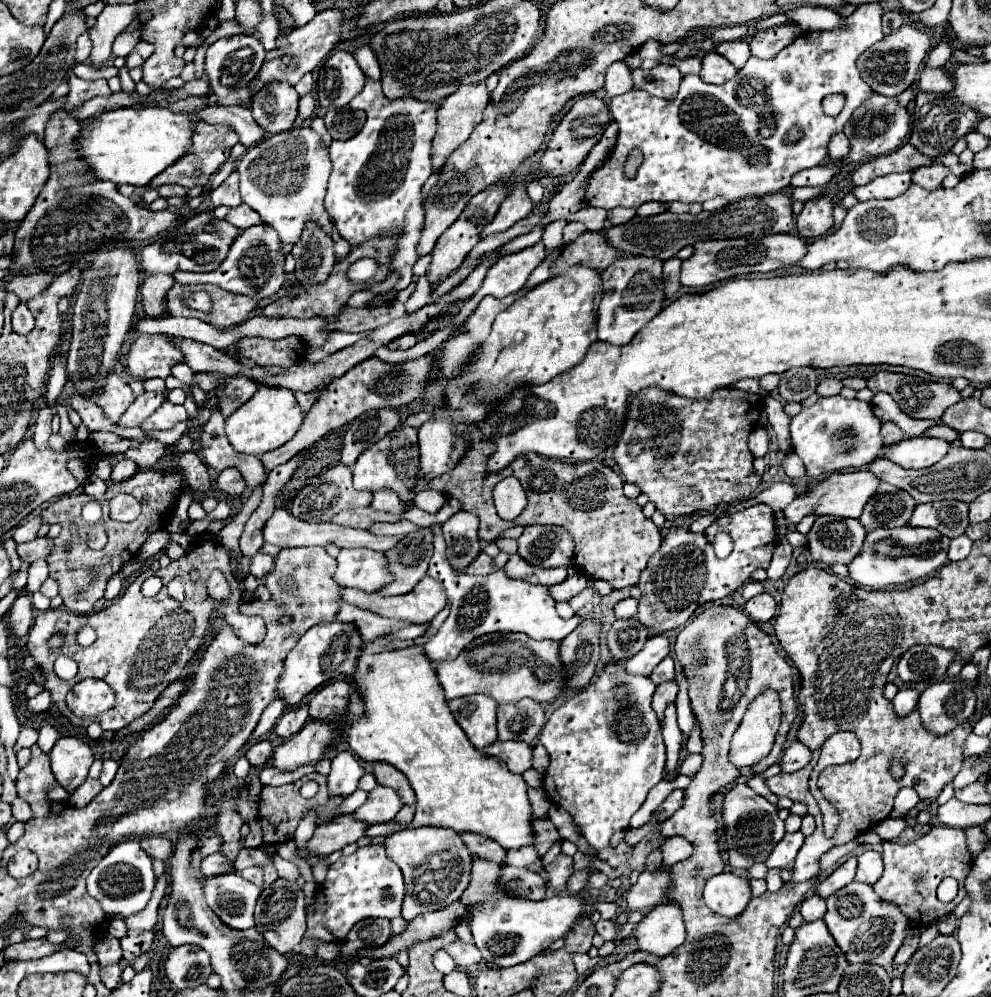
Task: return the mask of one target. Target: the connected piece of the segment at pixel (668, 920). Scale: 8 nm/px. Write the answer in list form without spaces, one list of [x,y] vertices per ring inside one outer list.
[[[677,904],[655,906],[635,928],[637,948],[655,956],[669,956],[685,942],[683,914]]]

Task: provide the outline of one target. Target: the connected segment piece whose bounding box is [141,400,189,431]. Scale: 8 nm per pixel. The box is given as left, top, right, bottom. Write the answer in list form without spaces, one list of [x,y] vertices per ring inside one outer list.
[[[166,400],[149,418],[141,424],[141,428],[145,431],[150,430],[169,430],[179,424],[185,422],[187,410],[183,406],[175,406],[169,400]]]

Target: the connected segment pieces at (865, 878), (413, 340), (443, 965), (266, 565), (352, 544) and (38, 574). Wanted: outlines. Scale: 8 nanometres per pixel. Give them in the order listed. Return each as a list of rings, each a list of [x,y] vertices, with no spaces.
[[[863,852],[861,856],[857,856],[859,860],[859,868],[857,868],[857,882],[867,882],[867,884],[875,884],[881,874],[883,874],[883,858],[879,852]]]
[[[407,332],[407,334],[399,336],[399,338],[395,338],[395,340],[389,344],[389,348],[391,348],[391,350],[407,350],[407,348],[411,348],[411,346],[415,346],[415,344],[417,344],[417,336],[411,334],[411,332]]]
[[[437,950],[437,952],[433,954],[433,964],[435,964],[435,968],[437,968],[439,972],[443,972],[443,974],[449,974],[451,970],[457,968],[457,964],[451,960],[451,956],[449,956],[445,950]]]
[[[257,552],[257,554],[251,558],[249,572],[261,580],[261,578],[265,578],[265,576],[273,570],[273,564],[275,564],[275,558],[273,558],[273,556],[263,554],[263,552]]]
[[[277,508],[273,512],[273,516],[265,522],[263,528],[263,536],[265,542],[275,544],[279,548],[295,548],[295,546],[327,546],[327,544],[335,544],[339,548],[371,548],[371,550],[391,550],[395,548],[405,536],[375,536],[369,530],[353,530],[353,528],[345,528],[345,526],[337,526],[333,522],[325,522],[325,524],[309,524],[303,522],[299,518],[295,518],[291,512],[287,512],[285,508]]]
[[[37,560],[33,564],[29,564],[29,582],[25,586],[27,592],[37,592],[39,586],[47,580],[47,562],[45,560]]]

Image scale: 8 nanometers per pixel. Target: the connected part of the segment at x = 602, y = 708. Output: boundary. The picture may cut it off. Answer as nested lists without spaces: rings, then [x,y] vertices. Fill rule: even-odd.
[[[609,660],[595,684],[570,696],[561,708],[551,714],[541,730],[539,740],[551,758],[543,790],[549,796],[559,796],[551,798],[551,802],[573,816],[581,834],[595,850],[607,848],[615,832],[629,828],[629,820],[643,806],[647,792],[663,778],[665,744],[661,738],[661,726],[651,708],[653,692],[655,684],[649,676],[629,674],[621,660]]]

